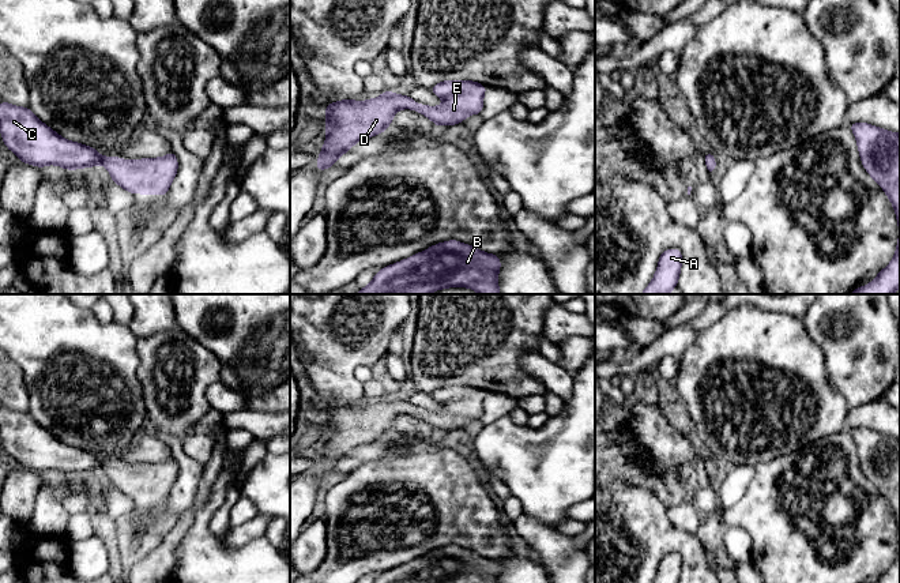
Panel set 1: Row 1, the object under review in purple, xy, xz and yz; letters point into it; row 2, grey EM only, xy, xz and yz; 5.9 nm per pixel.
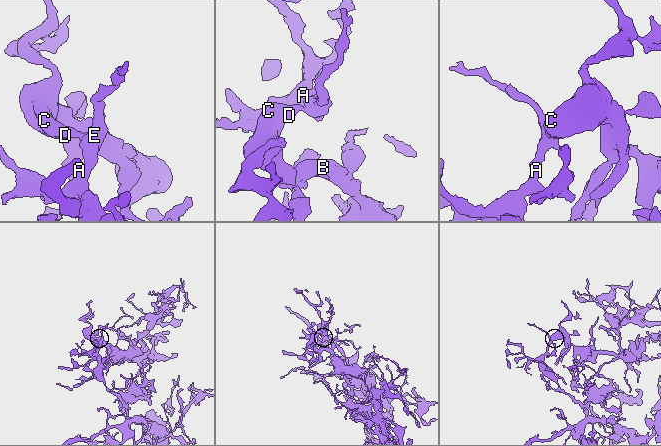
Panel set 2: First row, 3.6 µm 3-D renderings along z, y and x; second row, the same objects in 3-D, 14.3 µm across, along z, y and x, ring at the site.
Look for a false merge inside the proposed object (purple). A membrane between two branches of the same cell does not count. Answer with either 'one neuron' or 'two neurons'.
one neuron

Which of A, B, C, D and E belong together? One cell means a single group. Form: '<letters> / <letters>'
A B C D E

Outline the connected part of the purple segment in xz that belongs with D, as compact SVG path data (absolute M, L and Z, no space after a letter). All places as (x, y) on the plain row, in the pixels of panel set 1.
M444 385L429 395L444 406L441 411L421 410L410 400L393 396L362 407L343 405L328 409L324 414L327 443L315 474L332 473L355 448L383 439L400 414L413 414L437 432L462 429L470 420L481 420L487 392L474 385Z

